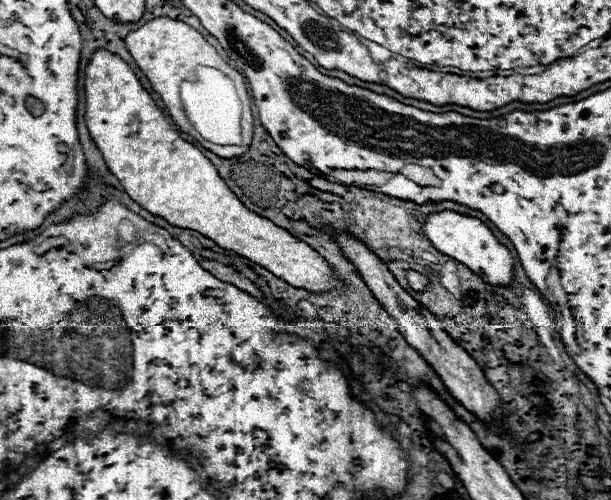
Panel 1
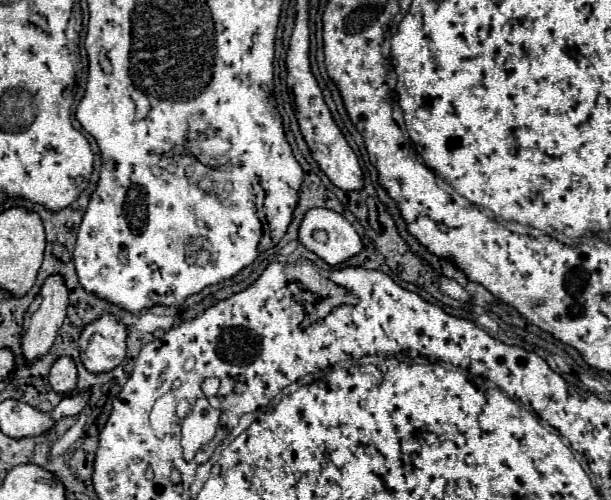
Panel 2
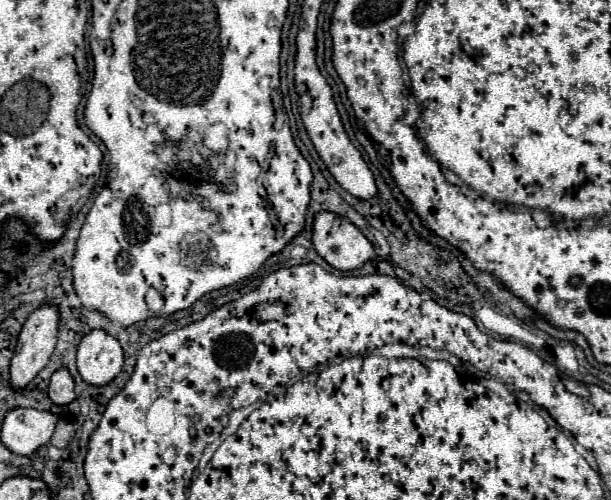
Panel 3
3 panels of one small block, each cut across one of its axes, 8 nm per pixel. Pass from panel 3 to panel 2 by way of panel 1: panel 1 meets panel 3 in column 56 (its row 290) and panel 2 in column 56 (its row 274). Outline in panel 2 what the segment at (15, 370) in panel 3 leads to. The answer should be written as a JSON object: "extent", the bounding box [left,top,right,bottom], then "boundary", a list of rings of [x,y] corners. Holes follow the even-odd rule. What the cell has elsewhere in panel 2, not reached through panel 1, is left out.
{"extent":[22,274,68,362],"boundary":[[[60,274],[46,278],[40,294],[30,304],[22,328],[22,354],[26,362],[34,362],[50,352],[58,330],[66,318],[68,290]]]}

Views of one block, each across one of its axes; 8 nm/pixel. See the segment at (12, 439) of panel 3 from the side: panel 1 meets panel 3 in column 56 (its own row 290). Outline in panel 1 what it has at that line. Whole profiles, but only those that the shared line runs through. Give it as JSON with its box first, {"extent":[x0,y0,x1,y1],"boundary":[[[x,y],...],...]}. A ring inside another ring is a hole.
{"extent":[406,270,428,292],"boundary":[[[406,270],[406,280],[408,280],[410,288],[412,288],[412,290],[418,290],[418,292],[422,292],[422,290],[426,288],[426,284],[428,284],[426,276],[422,276],[422,274],[414,272],[414,270]]]}

